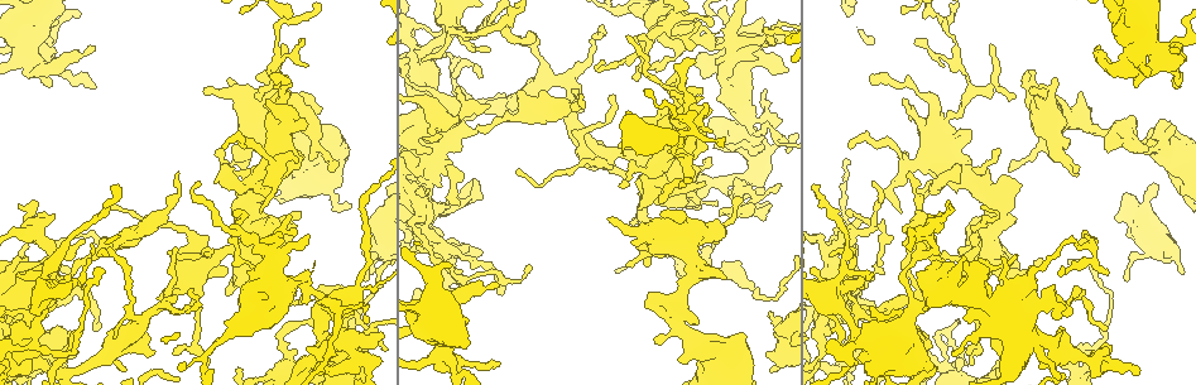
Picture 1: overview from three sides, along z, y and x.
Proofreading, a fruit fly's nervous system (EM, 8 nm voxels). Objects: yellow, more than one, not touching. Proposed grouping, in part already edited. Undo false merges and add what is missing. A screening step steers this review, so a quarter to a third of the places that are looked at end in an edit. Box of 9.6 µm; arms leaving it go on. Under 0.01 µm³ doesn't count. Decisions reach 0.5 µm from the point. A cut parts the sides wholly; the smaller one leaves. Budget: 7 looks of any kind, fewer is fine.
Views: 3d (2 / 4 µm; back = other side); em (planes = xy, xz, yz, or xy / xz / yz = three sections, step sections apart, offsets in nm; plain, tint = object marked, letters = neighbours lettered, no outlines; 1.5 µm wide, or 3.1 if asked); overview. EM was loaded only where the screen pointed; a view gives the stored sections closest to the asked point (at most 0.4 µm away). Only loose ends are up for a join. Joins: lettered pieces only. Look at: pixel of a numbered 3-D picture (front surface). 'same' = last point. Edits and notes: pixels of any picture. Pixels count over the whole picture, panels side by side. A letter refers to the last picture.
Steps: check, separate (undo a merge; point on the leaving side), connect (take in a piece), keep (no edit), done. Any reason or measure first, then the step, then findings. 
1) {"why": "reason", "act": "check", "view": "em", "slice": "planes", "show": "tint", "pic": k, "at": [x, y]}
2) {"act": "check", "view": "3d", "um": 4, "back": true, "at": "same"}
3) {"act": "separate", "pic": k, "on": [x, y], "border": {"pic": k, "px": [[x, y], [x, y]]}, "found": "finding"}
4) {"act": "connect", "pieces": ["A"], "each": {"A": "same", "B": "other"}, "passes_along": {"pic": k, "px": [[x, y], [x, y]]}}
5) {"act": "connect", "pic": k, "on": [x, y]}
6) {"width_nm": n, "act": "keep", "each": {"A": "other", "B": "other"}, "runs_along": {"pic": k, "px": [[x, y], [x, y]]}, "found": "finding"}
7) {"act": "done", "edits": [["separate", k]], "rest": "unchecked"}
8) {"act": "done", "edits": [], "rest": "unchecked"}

{"why": "branch stops here", "act": "check", "view": "3d", "um": 2, "pic": 1, "at": [309, 160]}

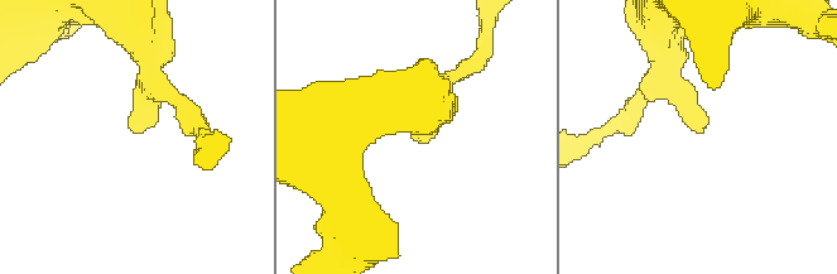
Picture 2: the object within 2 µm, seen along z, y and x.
{"act": "check", "view": "em", "slice": "yz", "step": 4, "show": "tint", "pic": 2, "at": [415, 137]}

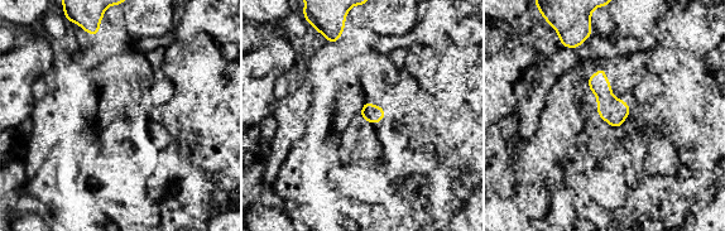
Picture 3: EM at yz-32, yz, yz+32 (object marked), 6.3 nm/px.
{"why": "see the neighbours", "act": "check", "view": "em", "slice": "yz", "step": 4, "show": "letters", "at": "same"}

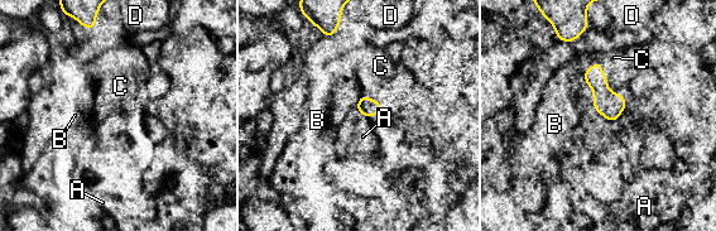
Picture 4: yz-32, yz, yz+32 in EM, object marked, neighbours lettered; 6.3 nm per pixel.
{"longest_contact_nm": ["C", 140], "act": "keep", "each": {"A": "other", "B": "other", "C": "other", "D": "other"}, "found": "no lettered piece goes on from it"}

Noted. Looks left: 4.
{"why": "an open end", "act": "check", "view": "em", "slice": "planes", "show": "tint", "pic": 1, "at": [1131, 115]}

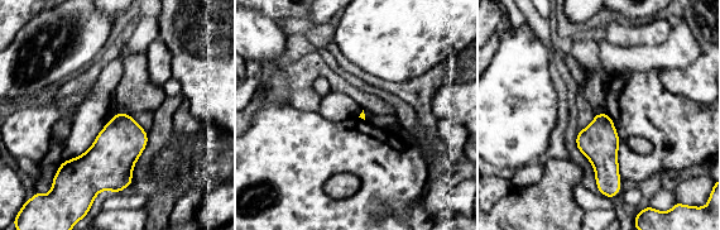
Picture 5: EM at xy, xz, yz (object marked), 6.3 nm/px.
{"act": "check", "view": "em", "slice": "planes", "show": "letters", "at": "same"}

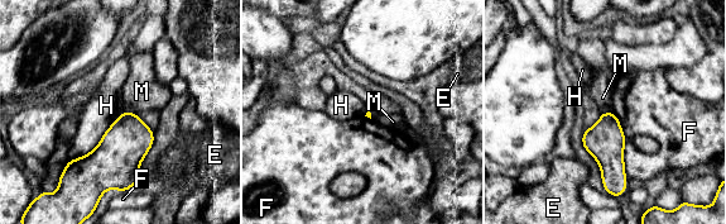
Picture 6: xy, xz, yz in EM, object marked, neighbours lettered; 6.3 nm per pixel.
{"longest_contact_nm": ["H", 460], "act": "keep", "each": {"E": "other", "F": "other", "H": "other", "M": "other"}, "border": {"pic": 6, "px": [[125, 112], [89, 152], [71, 160]]}, "found": "no lettered piece goes on from it"}

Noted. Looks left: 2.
{"why": "branch stops here", "act": "check", "view": "em", "slice": "planes", "show": "letters", "pic": 1, "at": [1127, 74]}

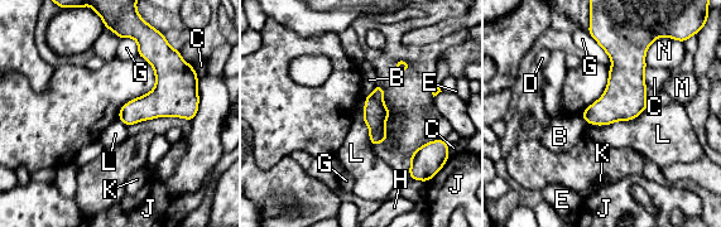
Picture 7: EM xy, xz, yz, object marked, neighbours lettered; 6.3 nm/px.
{"act": "keep", "each": {"B": "other", "C": "other", "D": "other", "E": "other", "G": "other", "H": "other", "J": "other", "K": "other", "L": "other", "M": "other", "N": "other"}, "border": {"pic": 7, "px": [[648, 107], [629, 120], [587, 124]]}, "found": "none of them fits"}

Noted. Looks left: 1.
{"act": "done", "edits": [], "rest": "unchecked"}

